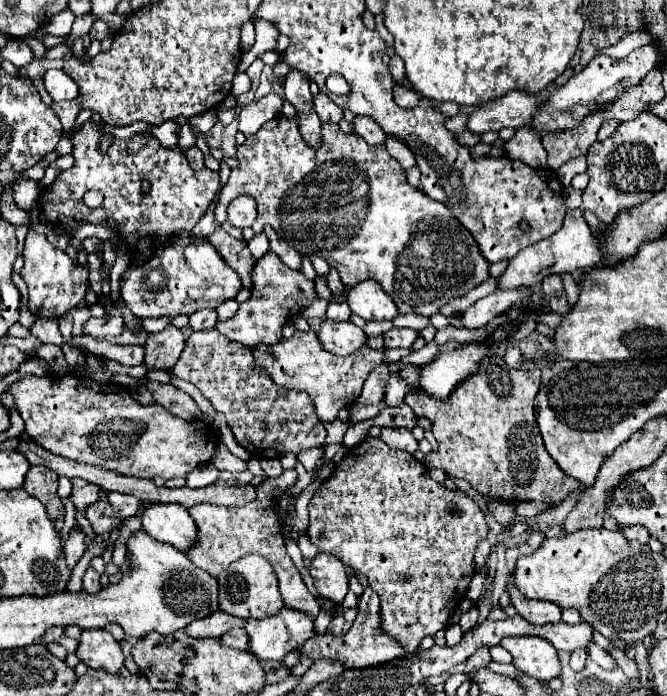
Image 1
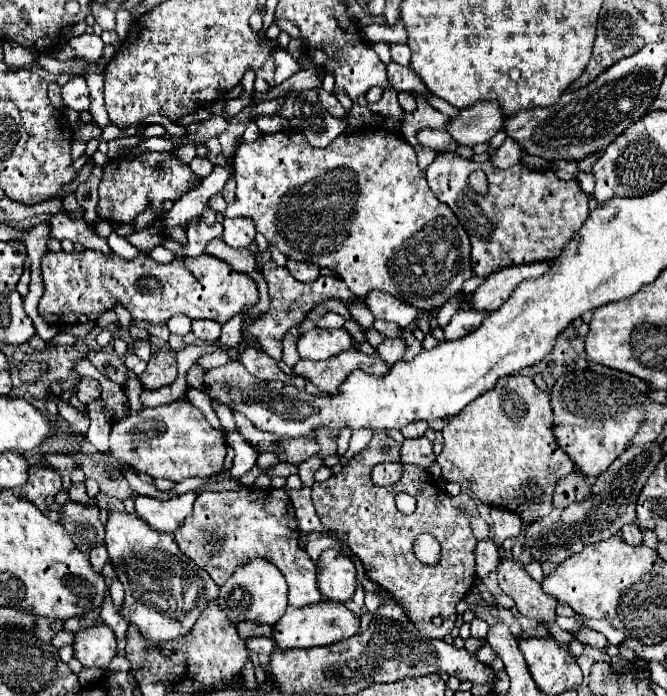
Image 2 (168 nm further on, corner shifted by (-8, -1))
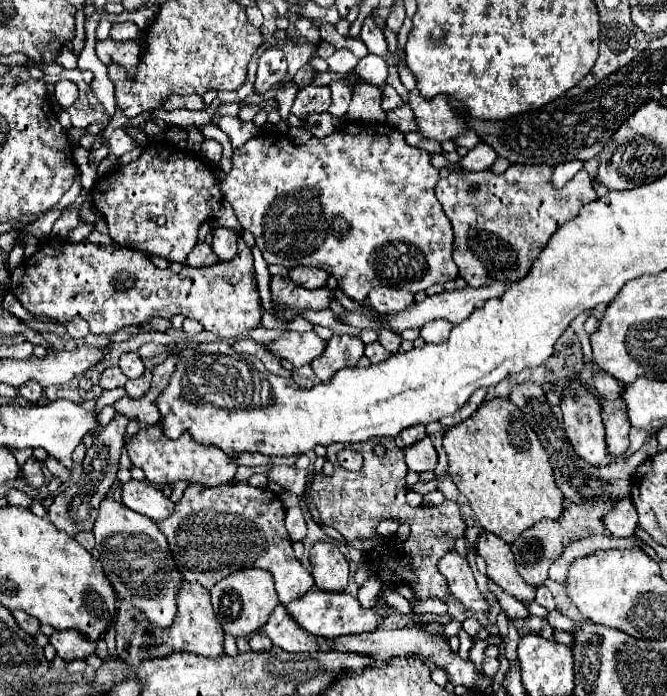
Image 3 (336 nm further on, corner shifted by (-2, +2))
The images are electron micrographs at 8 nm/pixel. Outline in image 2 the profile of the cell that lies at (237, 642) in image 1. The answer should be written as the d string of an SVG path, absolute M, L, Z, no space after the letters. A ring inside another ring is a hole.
M247 638L245 646L255 654L271 654L275 650L275 644L271 638Z

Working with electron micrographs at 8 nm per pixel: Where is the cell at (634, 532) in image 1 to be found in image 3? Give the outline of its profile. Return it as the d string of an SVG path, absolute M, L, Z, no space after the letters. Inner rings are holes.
M619 501L619 505L603 517L603 523L613 537L631 537L637 527L637 511L633 501Z

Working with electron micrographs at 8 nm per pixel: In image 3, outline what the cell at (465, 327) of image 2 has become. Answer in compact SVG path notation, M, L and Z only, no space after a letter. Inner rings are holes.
M431 321L431 325L425 325L419 333L419 337L425 343L443 343L447 341L453 325L447 325L447 321Z

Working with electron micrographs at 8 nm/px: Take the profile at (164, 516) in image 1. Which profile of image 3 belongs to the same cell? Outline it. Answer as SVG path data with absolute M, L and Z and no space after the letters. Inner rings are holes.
M127 481L121 485L121 501L135 513L141 513L149 517L151 521L159 523L167 515L175 511L175 505L171 499L167 499L159 487L147 483L147 481Z

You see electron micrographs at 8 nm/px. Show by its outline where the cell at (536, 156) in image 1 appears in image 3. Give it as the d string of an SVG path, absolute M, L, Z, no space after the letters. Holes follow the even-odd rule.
M483 143L475 145L461 161L459 161L459 167L465 169L465 171L485 171L493 165L495 161L495 153L491 153L491 149L487 149Z

